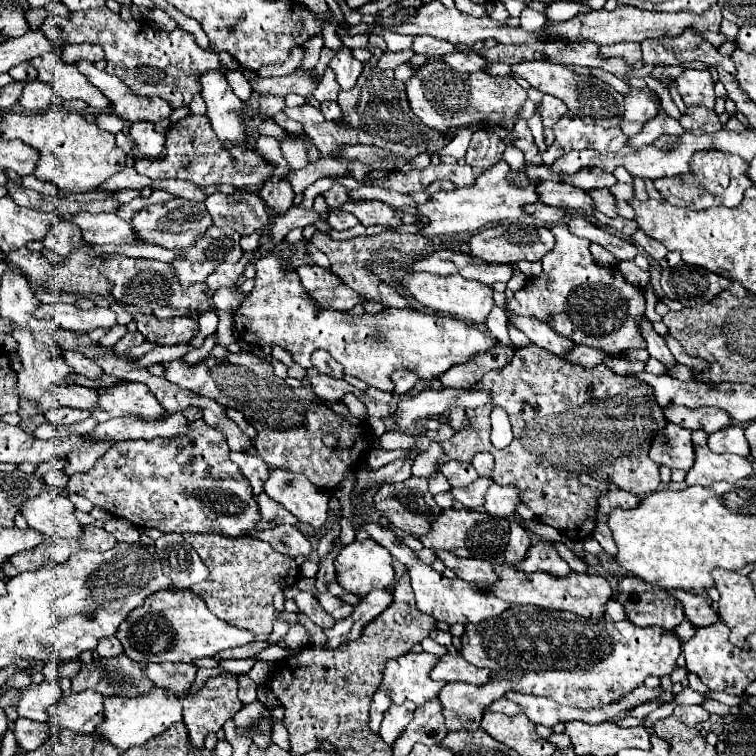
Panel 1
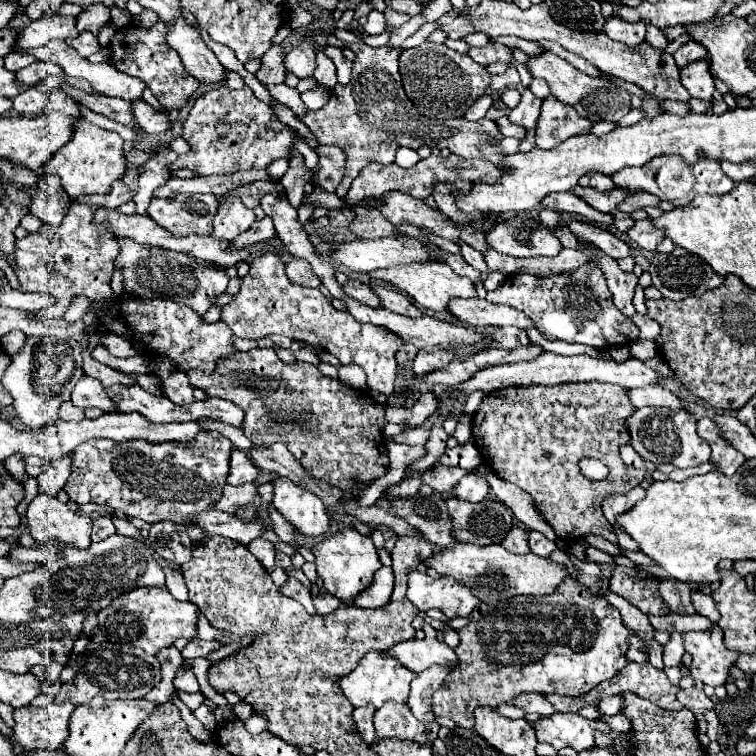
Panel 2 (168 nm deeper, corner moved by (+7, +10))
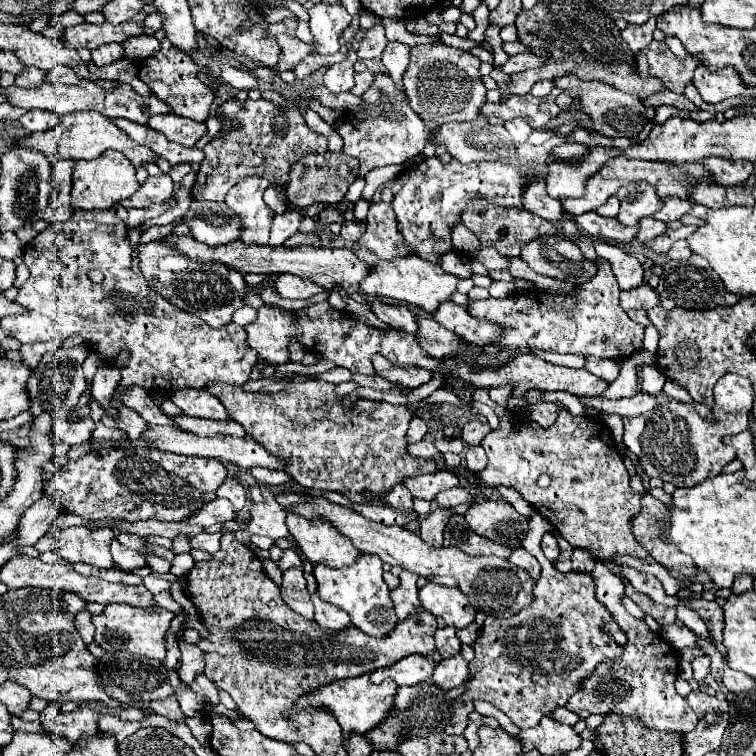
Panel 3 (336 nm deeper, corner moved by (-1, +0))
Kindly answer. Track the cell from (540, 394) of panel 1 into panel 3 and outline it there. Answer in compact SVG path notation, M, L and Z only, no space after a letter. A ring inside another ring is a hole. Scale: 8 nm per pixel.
M557 402L559 406L559 418L553 426L543 428L535 426L531 420L525 418L525 410L507 410L507 416L501 418L501 424L497 430L491 430L481 446L487 452L489 464L483 472L479 472L479 478L485 486L511 486L515 488L537 512L541 512L553 528L575 548L589 550L599 560L611 560L615 552L629 554L635 558L647 558L647 552L635 542L629 522L633 514L641 508L641 494L633 492L629 486L629 472L623 464L623 456L619 452L611 450L611 432L609 428L599 420L591 416L573 416L567 406ZM547 474L551 478L551 484L547 488L541 488L537 484L539 476Z

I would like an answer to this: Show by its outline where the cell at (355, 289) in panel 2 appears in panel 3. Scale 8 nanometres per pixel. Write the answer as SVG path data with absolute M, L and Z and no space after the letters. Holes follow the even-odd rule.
M369 302L369 306L375 312L375 316L379 320L383 320L385 324L389 324L391 328L399 328L399 330L415 334L415 330L417 330L415 314L409 312L405 306L389 306L383 302Z

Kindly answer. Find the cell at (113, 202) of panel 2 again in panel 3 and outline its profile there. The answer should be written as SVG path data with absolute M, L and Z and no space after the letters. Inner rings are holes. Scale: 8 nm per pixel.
M167 174L157 176L157 178L149 176L147 182L141 184L139 190L131 198L125 198L119 204L127 210L129 208L147 208L149 204L163 204L173 196L173 190L175 190L175 184Z

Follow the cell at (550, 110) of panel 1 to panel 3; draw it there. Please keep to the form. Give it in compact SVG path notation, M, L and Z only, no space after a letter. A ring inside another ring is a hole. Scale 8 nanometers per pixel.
M541 80L541 82L537 82L537 84L531 88L531 94L537 96L537 98L545 98L545 96L551 94L553 86L555 86L553 80Z

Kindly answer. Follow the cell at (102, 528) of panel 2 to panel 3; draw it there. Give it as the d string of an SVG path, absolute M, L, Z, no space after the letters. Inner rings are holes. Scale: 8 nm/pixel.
M117 538L111 540L111 554L113 554L113 560L117 562L119 568L125 568L125 570L133 570L133 568L139 568L139 566L145 566L145 560L141 554L125 548L119 544Z

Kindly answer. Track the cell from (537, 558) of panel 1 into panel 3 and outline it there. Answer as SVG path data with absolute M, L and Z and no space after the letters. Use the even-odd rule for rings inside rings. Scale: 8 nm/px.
M543 534L541 538L541 550L547 556L547 560L555 562L559 558L559 546L557 546L557 538L553 534Z

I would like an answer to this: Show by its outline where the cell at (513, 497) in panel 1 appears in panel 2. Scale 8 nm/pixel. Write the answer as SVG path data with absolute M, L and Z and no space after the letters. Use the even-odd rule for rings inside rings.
M467 474L453 486L451 494L467 502L481 502L489 494L489 484L475 474Z

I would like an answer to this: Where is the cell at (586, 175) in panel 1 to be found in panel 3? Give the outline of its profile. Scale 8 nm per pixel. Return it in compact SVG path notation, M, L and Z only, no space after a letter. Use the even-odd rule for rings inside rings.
M611 196L605 204L601 204L601 206L597 208L597 212L599 212L599 214L603 214L603 216L609 216L609 218L611 218L611 216L615 218L615 216L617 216L617 212L619 212L619 198Z

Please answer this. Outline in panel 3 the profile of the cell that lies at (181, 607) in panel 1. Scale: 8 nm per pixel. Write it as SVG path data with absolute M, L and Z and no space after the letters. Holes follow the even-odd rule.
M107 604L103 614L93 616L95 624L95 642L109 652L131 652L135 656L147 656L155 660L165 660L165 634L171 628L171 620L175 618L173 612L165 608L137 608L131 604Z

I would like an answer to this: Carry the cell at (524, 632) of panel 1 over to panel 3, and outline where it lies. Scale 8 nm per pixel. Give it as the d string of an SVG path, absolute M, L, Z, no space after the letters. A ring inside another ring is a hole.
M535 512L529 520L529 532L521 542L521 546L531 552L543 568L533 588L535 602L511 618L485 618L479 636L471 644L475 658L469 662L465 692L451 704L451 718L445 726L447 734L463 734L475 700L491 702L521 730L533 728L553 708L565 706L579 690L579 682L589 678L599 662L613 660L623 654L623 646L605 632L605 624L613 618L595 598L591 574L563 574L541 552L541 536L549 530L553 530L551 524Z

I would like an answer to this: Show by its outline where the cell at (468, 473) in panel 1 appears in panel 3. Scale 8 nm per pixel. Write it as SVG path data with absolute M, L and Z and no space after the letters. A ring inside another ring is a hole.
M481 446L469 448L467 454L465 454L465 462L467 462L467 468L469 468L471 472L481 472L481 470L485 470L485 466L487 466L485 450L483 450Z

